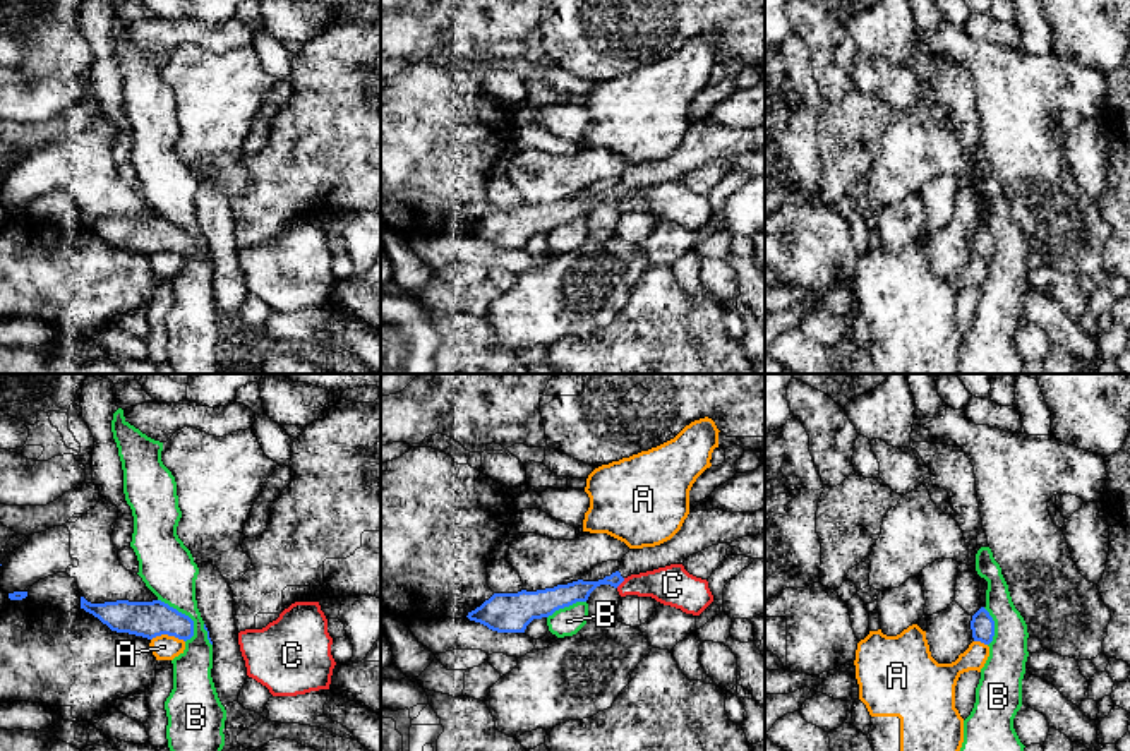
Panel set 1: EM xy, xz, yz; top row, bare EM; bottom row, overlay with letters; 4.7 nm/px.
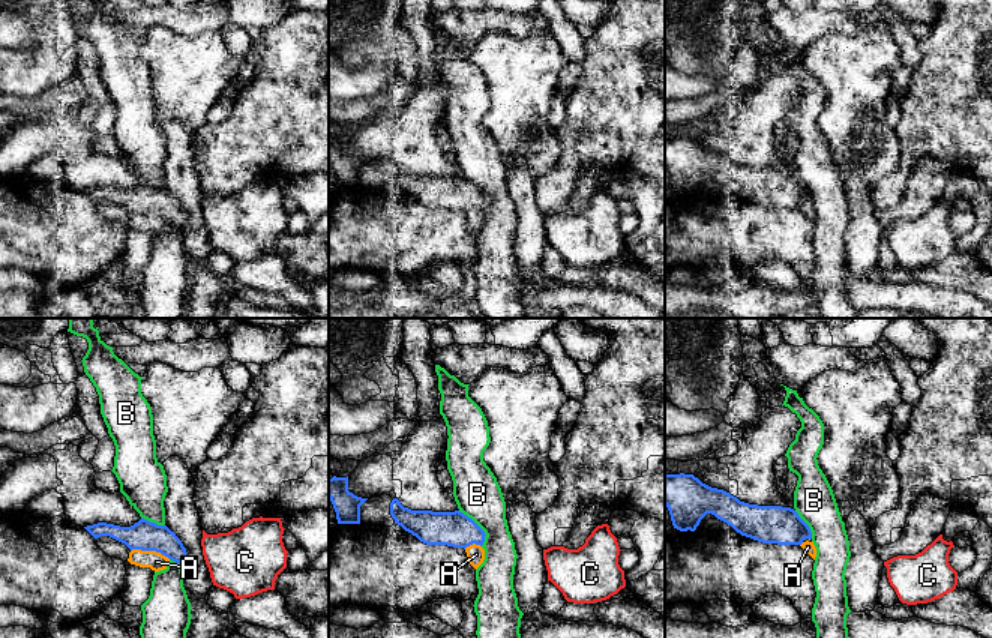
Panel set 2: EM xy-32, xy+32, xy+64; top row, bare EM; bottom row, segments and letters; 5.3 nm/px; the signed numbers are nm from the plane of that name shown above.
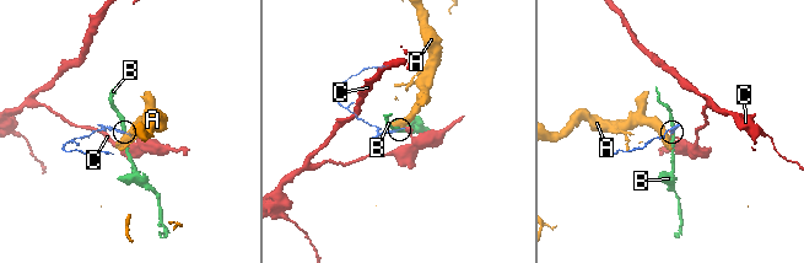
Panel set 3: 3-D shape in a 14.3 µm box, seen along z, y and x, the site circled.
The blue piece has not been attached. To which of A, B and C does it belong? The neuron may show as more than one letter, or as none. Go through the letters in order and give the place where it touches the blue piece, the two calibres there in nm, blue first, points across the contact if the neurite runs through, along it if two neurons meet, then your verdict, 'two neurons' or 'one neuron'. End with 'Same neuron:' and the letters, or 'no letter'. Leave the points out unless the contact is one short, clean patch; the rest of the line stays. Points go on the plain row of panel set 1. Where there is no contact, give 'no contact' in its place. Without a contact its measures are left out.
A: xy (168, 251) | 170/120 nm | along xy (151, 254), (174, 251), (184, 258) | two neurons
B: xy (184, 230) | 170/260 nm | along xy (158, 215), (192, 237), (192, 252), (189, 256) | two neurons
C: xz (619, 199) | 100/190 nm | along xz (625, 194), (616, 203) | two neurons
Same neuron: no letter

